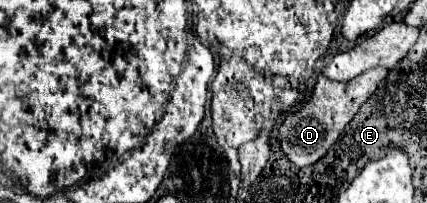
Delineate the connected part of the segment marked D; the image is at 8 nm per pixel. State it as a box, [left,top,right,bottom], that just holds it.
[274,68,388,168]

